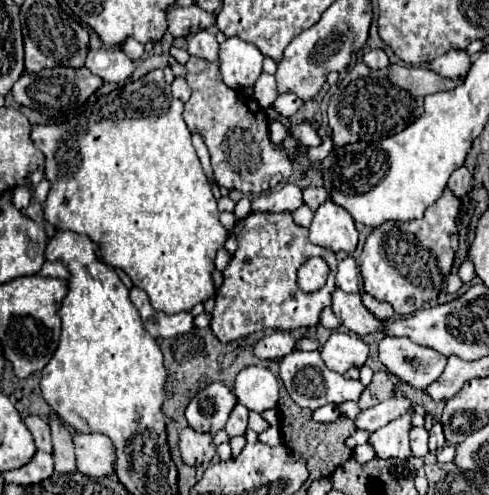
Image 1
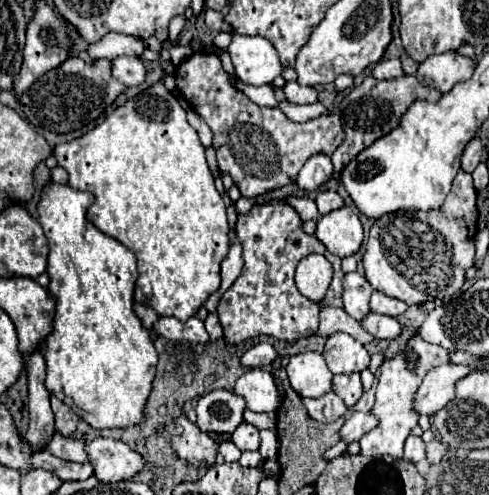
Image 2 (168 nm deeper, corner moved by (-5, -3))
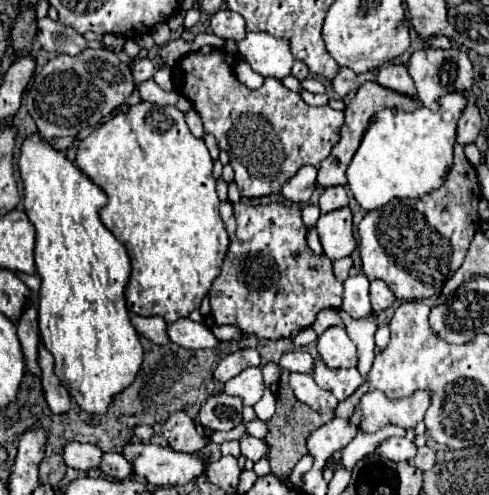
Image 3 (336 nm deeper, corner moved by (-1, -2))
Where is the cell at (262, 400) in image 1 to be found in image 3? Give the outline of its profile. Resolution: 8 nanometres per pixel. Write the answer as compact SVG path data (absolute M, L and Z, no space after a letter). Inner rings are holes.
M245 368L241 374L231 378L223 386L225 394L239 396L245 406L253 406L255 402L259 402L263 396L263 390L265 390L265 384L261 376L261 368Z

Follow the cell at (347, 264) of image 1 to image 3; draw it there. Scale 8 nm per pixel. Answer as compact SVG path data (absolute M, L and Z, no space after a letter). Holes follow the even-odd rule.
M365 274L349 276L345 280L345 294L343 294L343 310L347 310L353 318L363 318L371 314L371 304L369 304L369 280Z

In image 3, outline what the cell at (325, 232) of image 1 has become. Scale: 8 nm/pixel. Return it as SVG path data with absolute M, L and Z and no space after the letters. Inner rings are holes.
M339 208L319 216L317 222L319 240L323 244L325 256L331 260L339 260L349 256L355 250L353 238L353 220L349 208Z

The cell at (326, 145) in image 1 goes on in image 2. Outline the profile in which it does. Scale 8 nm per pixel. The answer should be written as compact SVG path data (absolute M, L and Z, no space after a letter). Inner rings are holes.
M317 153L311 159L307 159L307 163L303 165L303 169L297 175L297 185L303 191L315 191L319 189L329 177L333 175L333 165L329 155Z

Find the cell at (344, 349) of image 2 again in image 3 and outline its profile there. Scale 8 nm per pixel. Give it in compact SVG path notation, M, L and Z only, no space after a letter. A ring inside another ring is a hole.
M331 326L317 340L317 352L331 368L351 368L357 366L355 344L347 336L345 328Z

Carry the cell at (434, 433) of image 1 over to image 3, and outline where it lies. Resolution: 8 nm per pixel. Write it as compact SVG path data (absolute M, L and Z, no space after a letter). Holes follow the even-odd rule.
M429 446L419 448L417 454L415 454L415 460L413 460L413 462L415 462L415 466L417 466L421 472L431 470L433 464L435 464L435 450L431 450Z

